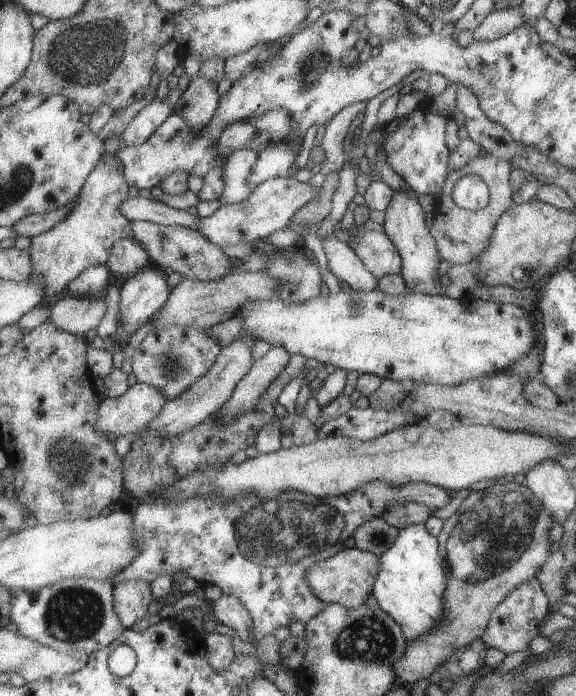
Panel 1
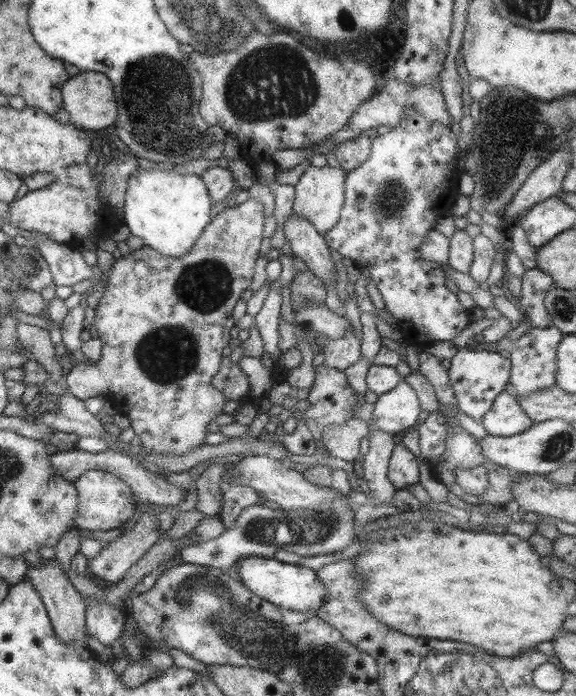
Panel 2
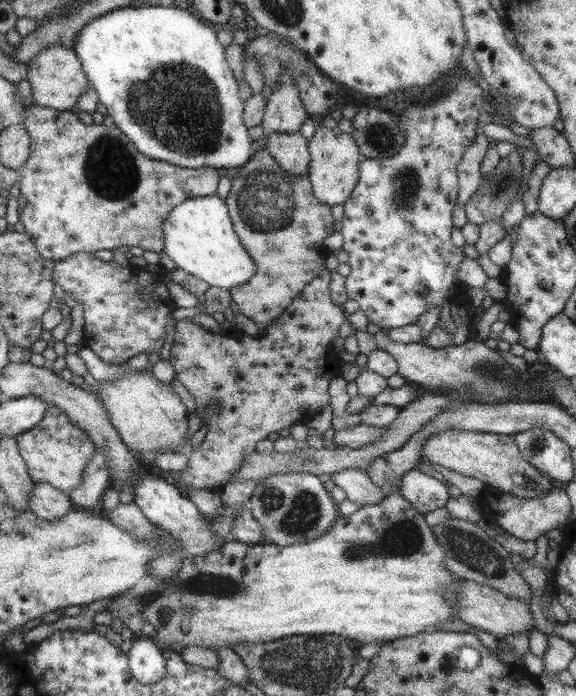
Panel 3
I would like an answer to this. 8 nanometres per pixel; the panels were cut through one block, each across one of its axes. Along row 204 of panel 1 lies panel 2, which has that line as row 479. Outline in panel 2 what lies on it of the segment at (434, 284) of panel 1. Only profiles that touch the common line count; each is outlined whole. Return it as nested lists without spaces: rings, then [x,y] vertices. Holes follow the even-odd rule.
[[[397,440],[388,458],[386,475],[396,489],[407,489],[419,482],[417,462],[413,454]]]

